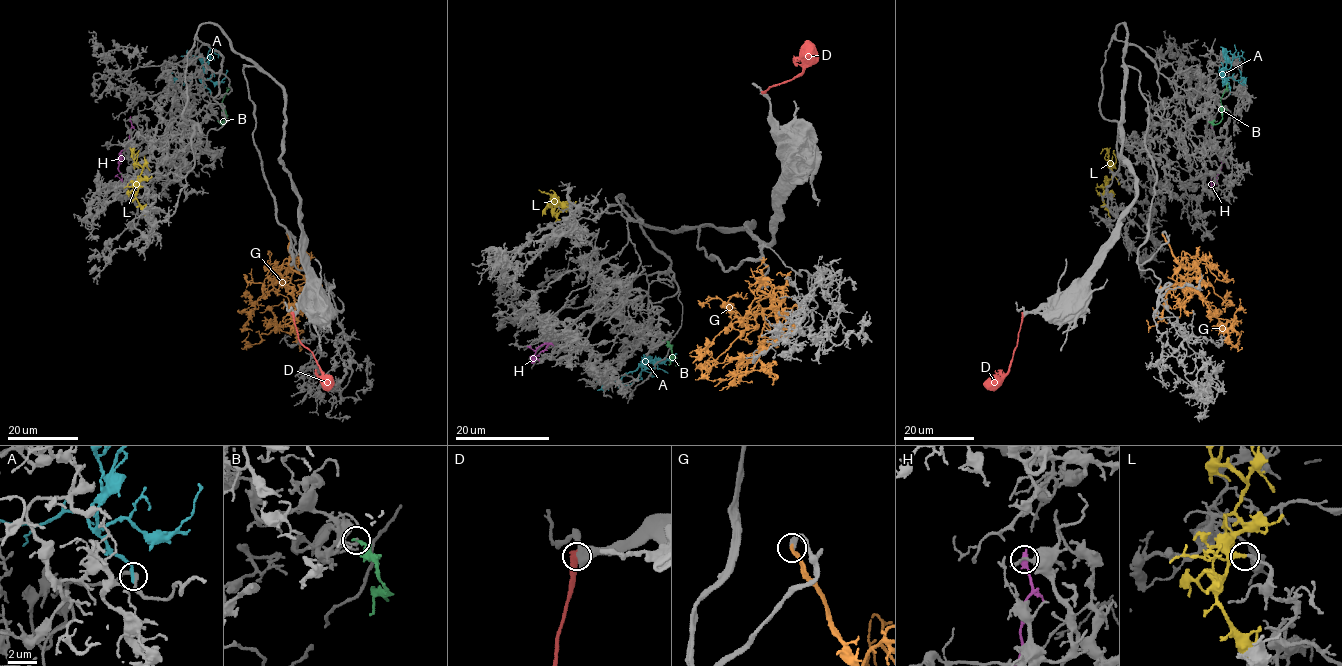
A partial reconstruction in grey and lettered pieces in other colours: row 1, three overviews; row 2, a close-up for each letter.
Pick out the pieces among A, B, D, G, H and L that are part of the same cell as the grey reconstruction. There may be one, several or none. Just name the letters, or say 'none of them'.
G, L

